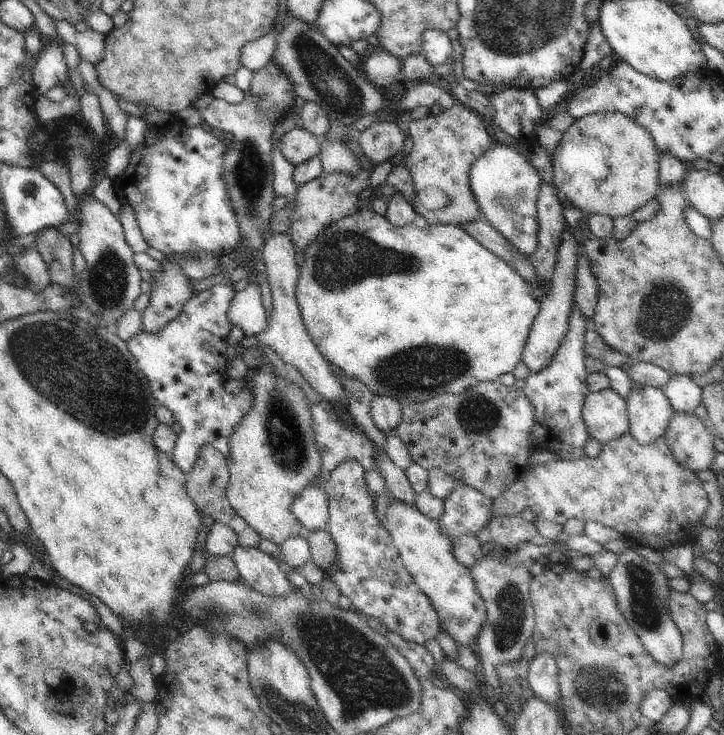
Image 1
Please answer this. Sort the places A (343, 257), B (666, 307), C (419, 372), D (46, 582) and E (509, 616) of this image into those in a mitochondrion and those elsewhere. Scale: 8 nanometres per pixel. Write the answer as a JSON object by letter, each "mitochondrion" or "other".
{"A":"mitochondrion","B":"mitochondrion","C":"mitochondrion","D":"other","E":"mitochondrion"}

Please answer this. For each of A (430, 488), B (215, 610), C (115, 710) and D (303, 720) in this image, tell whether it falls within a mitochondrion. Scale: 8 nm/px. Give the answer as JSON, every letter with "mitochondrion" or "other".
{"A":"other","B":"mitochondrion","C":"other","D":"mitochondrion"}

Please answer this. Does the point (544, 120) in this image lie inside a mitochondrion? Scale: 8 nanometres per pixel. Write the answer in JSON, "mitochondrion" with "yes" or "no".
{"mitochondrion":"no"}

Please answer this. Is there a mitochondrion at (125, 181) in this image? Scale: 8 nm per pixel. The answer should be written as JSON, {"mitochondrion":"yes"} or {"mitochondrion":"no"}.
{"mitochondrion":"no"}

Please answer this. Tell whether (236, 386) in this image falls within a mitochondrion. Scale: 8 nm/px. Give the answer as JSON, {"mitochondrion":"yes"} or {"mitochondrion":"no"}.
{"mitochondrion":"no"}

